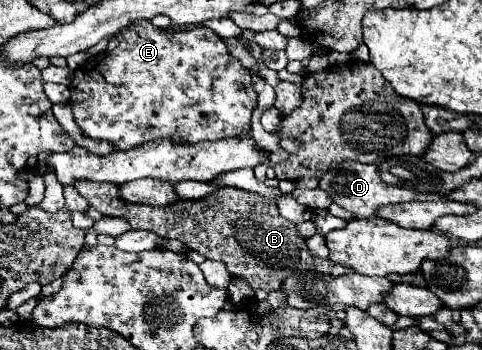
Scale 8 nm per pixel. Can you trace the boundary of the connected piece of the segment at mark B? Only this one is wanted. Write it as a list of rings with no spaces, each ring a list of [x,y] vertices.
[[[76,181],[76,189],[86,201],[90,201],[90,207],[98,209],[102,215],[124,217],[132,229],[146,229],[164,239],[178,239],[206,259],[222,261],[228,273],[236,279],[244,279],[254,293],[258,289],[268,293],[276,291],[280,289],[282,279],[302,271],[318,271],[334,277],[352,273],[350,267],[340,267],[330,263],[330,259],[314,257],[308,251],[306,239],[298,235],[296,223],[290,223],[280,215],[274,199],[238,187],[220,187],[202,199],[176,201],[168,207],[124,203],[118,197],[118,187],[108,183]]]

